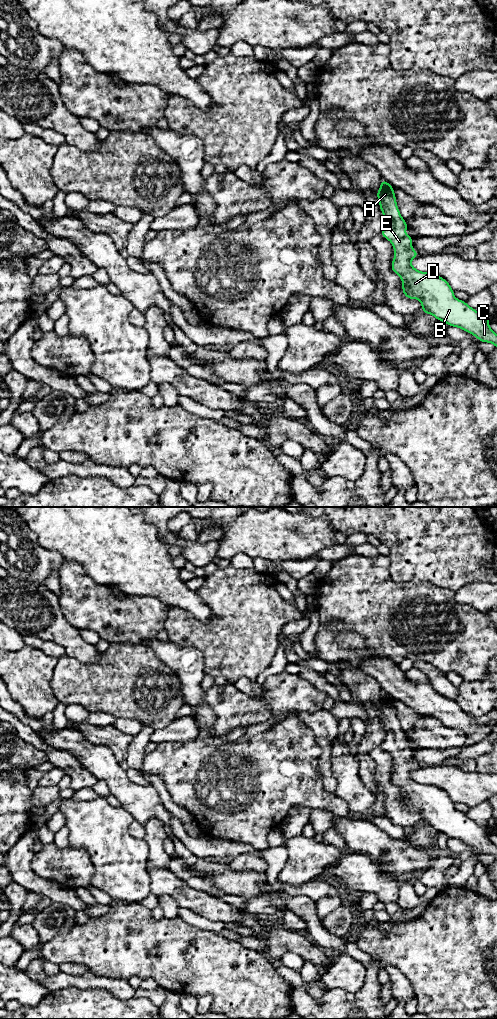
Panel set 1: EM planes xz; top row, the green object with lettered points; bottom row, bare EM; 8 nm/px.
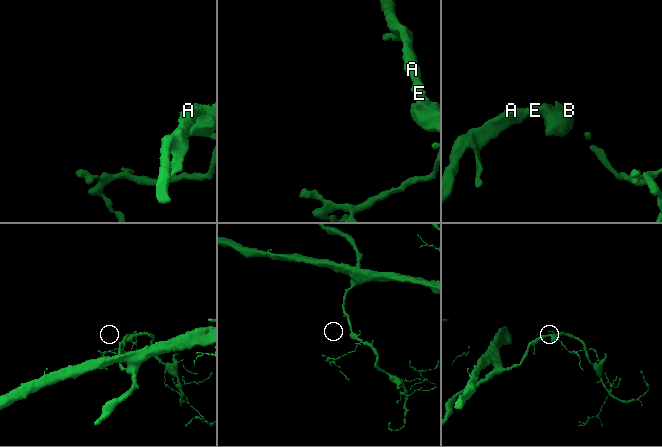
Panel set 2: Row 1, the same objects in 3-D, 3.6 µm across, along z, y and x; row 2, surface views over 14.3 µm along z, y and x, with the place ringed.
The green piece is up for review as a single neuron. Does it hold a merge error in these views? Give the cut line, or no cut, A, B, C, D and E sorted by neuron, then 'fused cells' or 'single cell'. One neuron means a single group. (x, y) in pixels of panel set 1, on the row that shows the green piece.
no cut | A B C D E | single cell

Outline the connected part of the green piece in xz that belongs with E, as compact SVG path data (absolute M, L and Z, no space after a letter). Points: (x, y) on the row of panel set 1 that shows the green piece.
M382 179L377 194L379 206L386 219L380 235L393 245L395 257L392 271L402 279L402 291L408 299L418 299L422 313L432 314L448 326L458 327L478 338L479 342L494 344L497 348L497 334L489 326L489 316L470 307L465 301L454 297L454 290L448 281L437 274L418 271L411 261L419 253L412 248L411 235L405 235L407 222L402 218L396 203L394 187Z

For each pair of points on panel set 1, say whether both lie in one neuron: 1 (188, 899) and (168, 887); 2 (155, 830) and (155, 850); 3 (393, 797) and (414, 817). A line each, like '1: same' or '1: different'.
1: same
2: same
3: same

